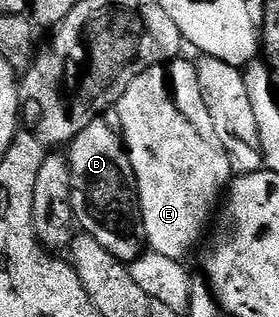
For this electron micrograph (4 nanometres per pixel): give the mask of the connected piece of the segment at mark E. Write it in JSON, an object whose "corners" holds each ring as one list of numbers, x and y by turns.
{"corners":[[176,59,166,67,147,67,136,72,132,76,135,78,128,83,127,90,119,97,119,121,117,120,137,186,137,208,141,214,141,229,145,234,146,244,150,252,160,253,174,261,183,259,198,243,203,228,206,225,208,228,216,212,216,202,224,196,233,177,227,154,208,134,207,138,199,130,198,123,190,117,195,108,198,110,202,106,203,96,199,91,195,65,183,60]]}

